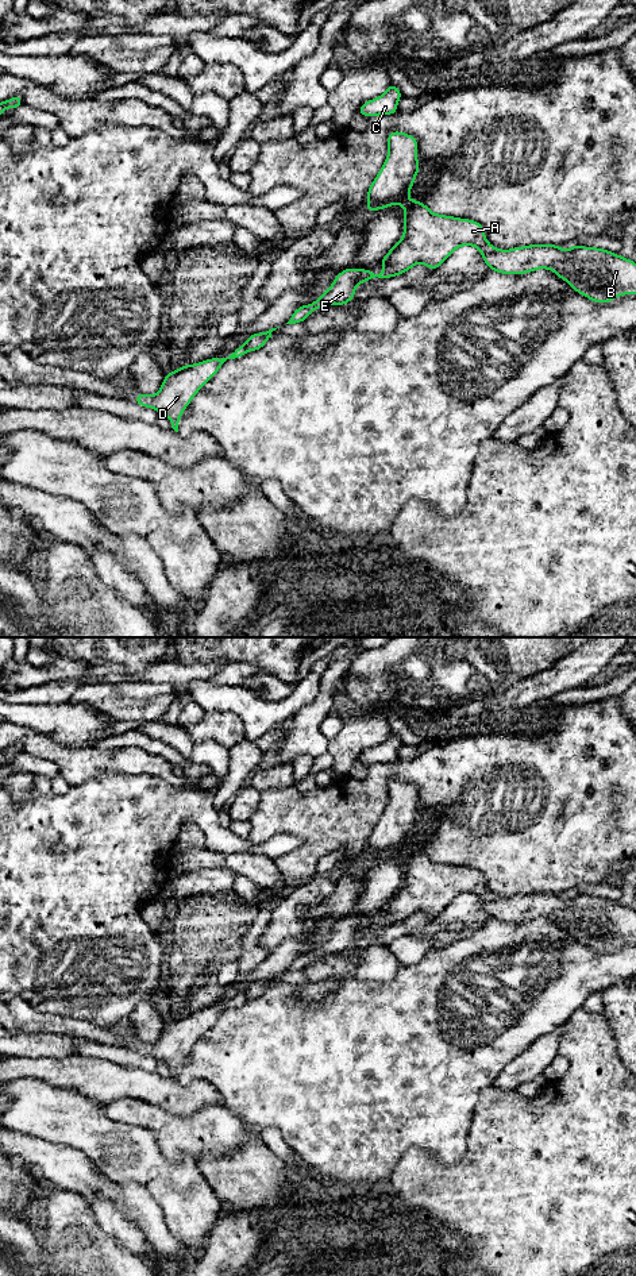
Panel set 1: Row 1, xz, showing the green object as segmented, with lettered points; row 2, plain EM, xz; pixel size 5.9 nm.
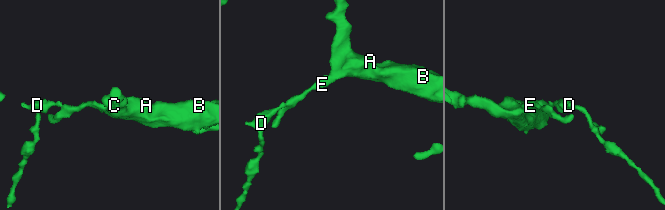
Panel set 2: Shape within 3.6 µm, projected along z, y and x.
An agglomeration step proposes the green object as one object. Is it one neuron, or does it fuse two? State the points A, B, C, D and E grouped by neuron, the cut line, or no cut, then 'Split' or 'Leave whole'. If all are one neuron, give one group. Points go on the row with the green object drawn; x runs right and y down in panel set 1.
Groups: A B C E / D. Split along xz (245, 343), (247, 350). Split

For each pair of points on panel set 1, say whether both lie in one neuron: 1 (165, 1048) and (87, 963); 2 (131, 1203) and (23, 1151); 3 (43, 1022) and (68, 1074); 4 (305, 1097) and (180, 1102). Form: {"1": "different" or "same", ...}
{"1": "different", "2": "same", "3": "different", "4": "different"}

